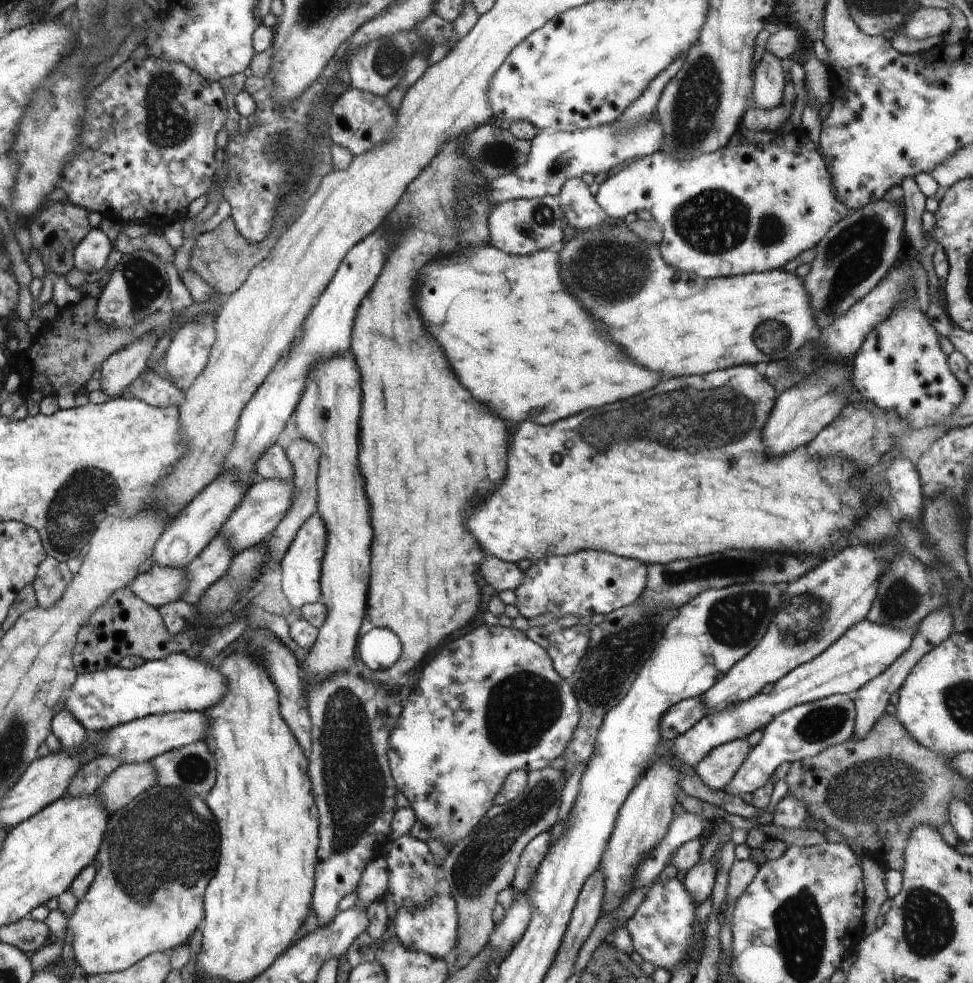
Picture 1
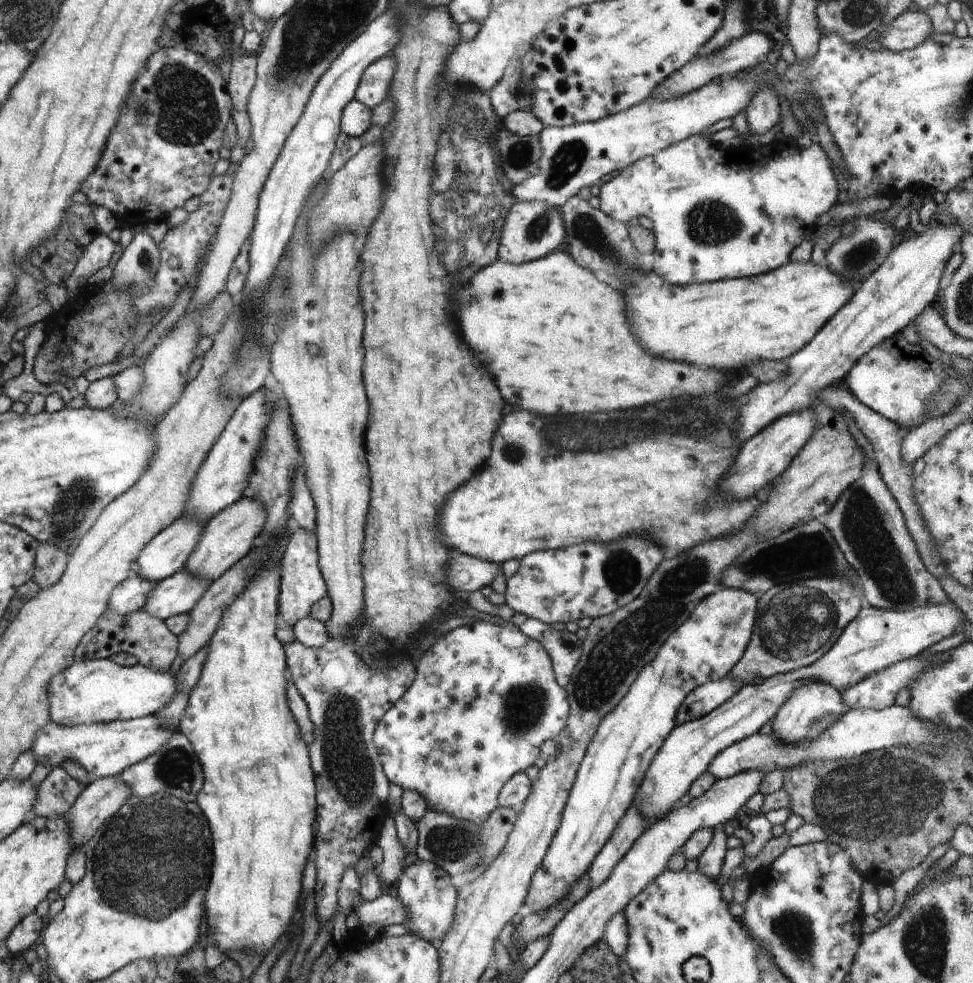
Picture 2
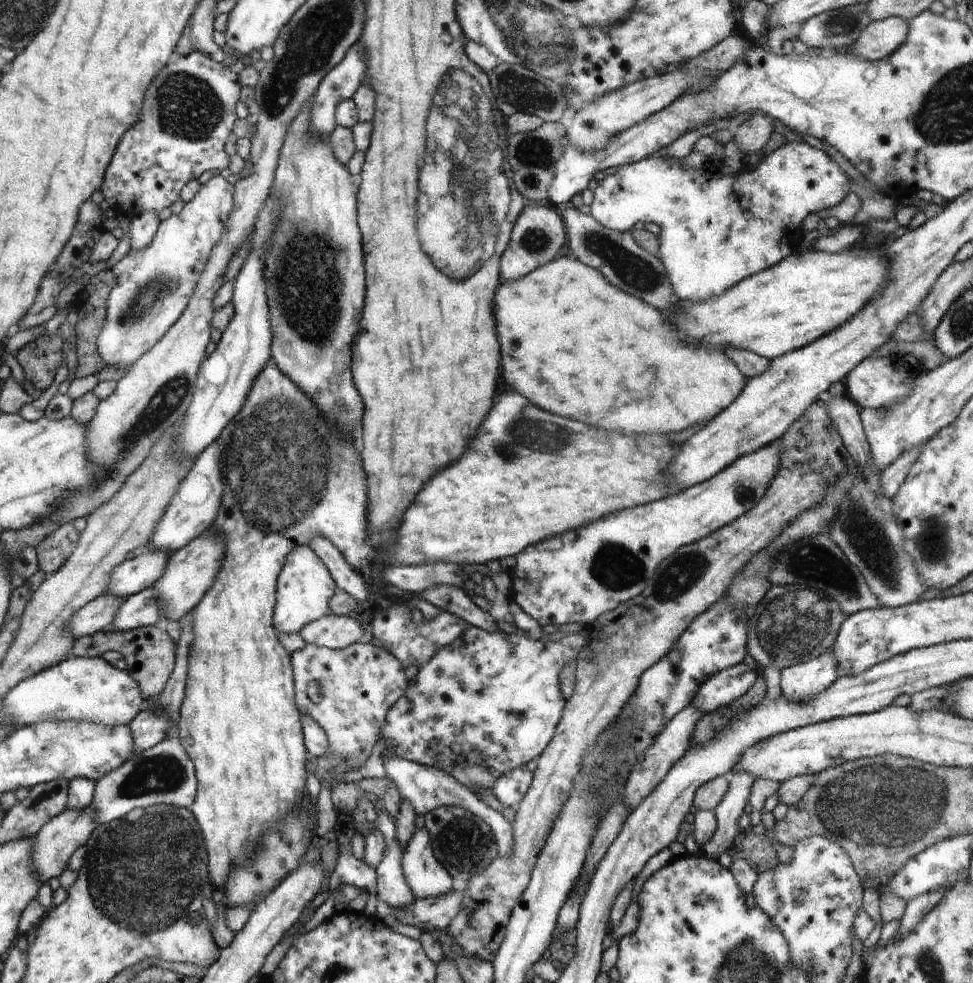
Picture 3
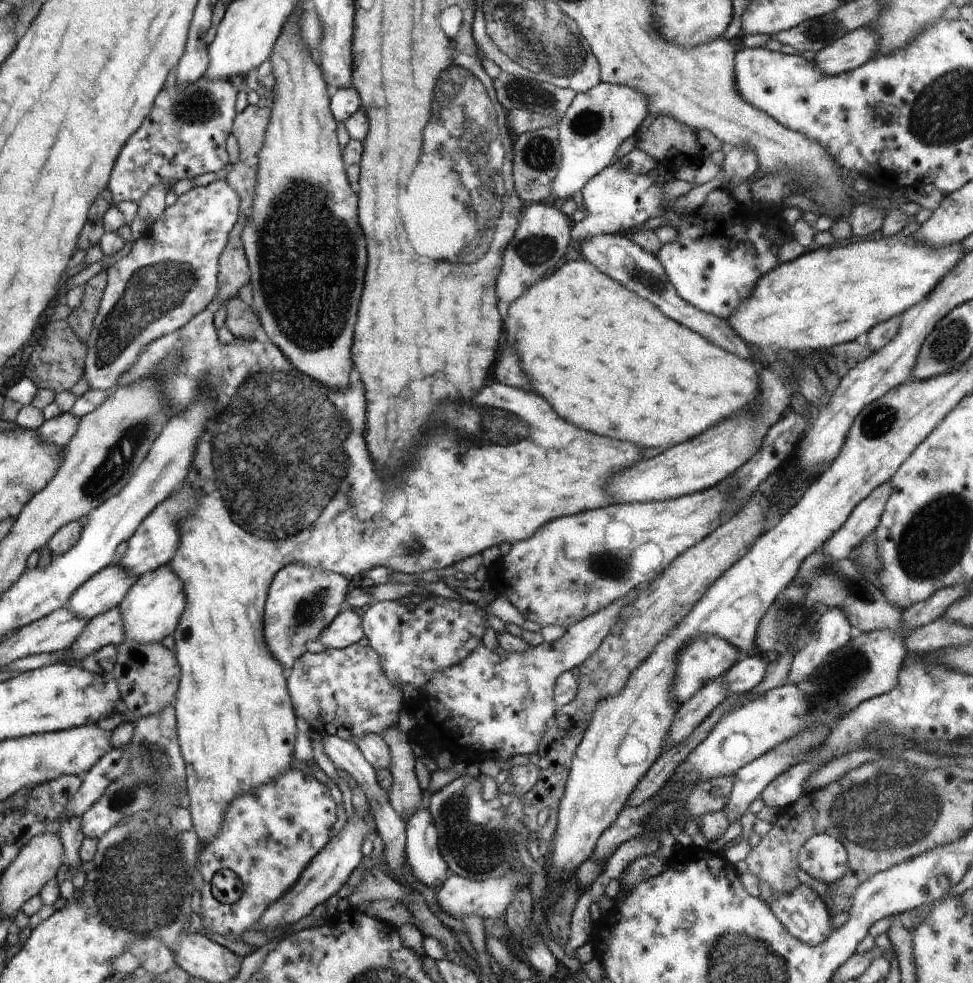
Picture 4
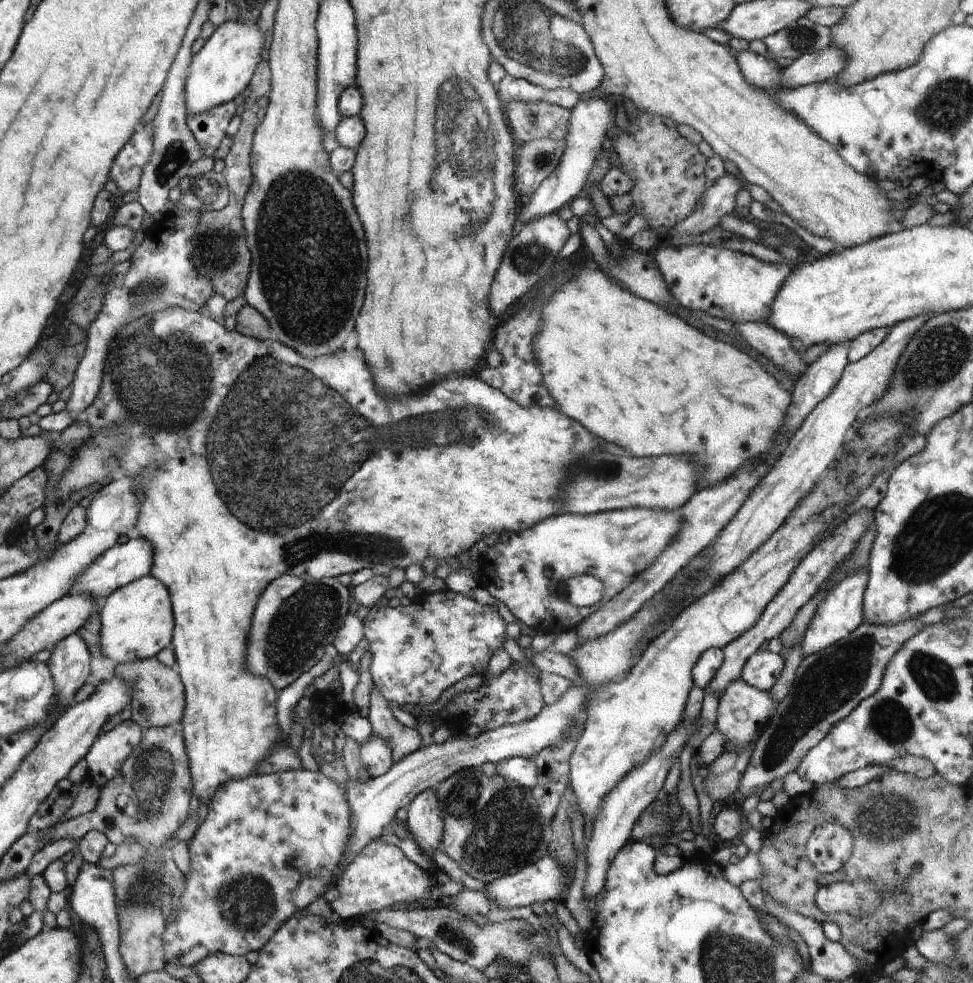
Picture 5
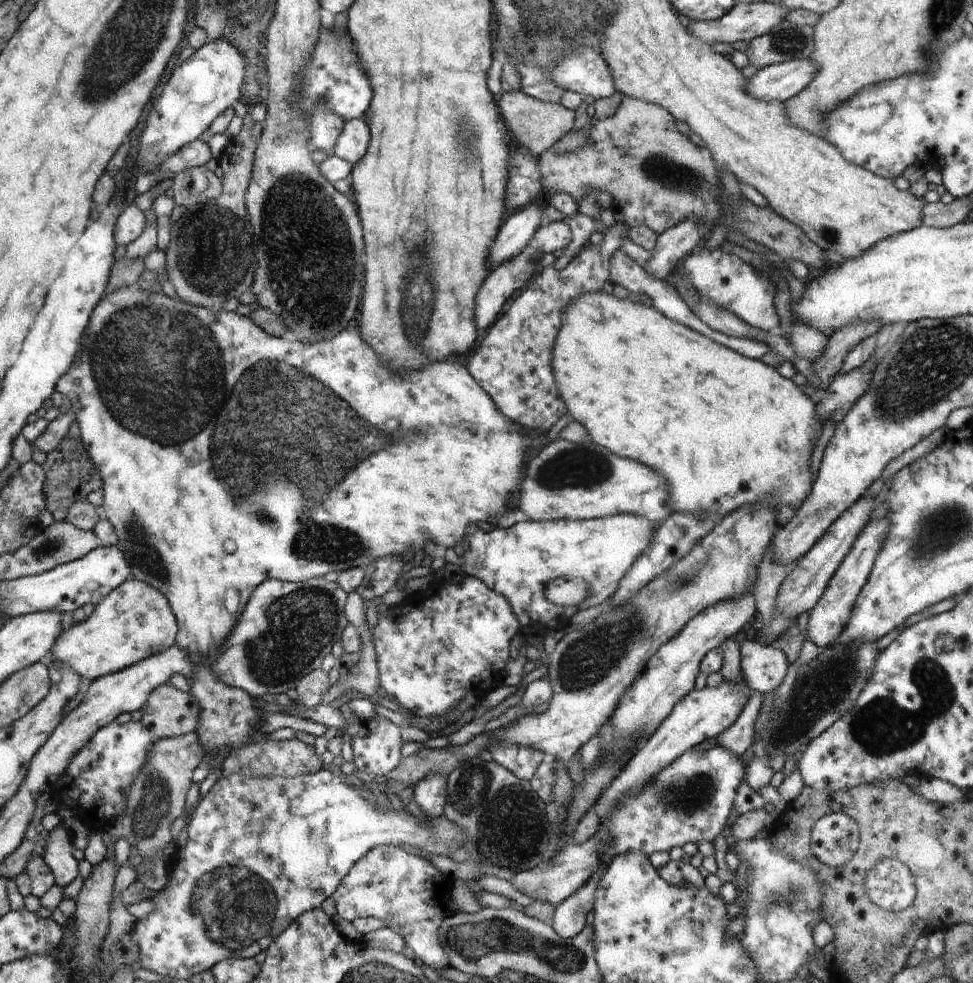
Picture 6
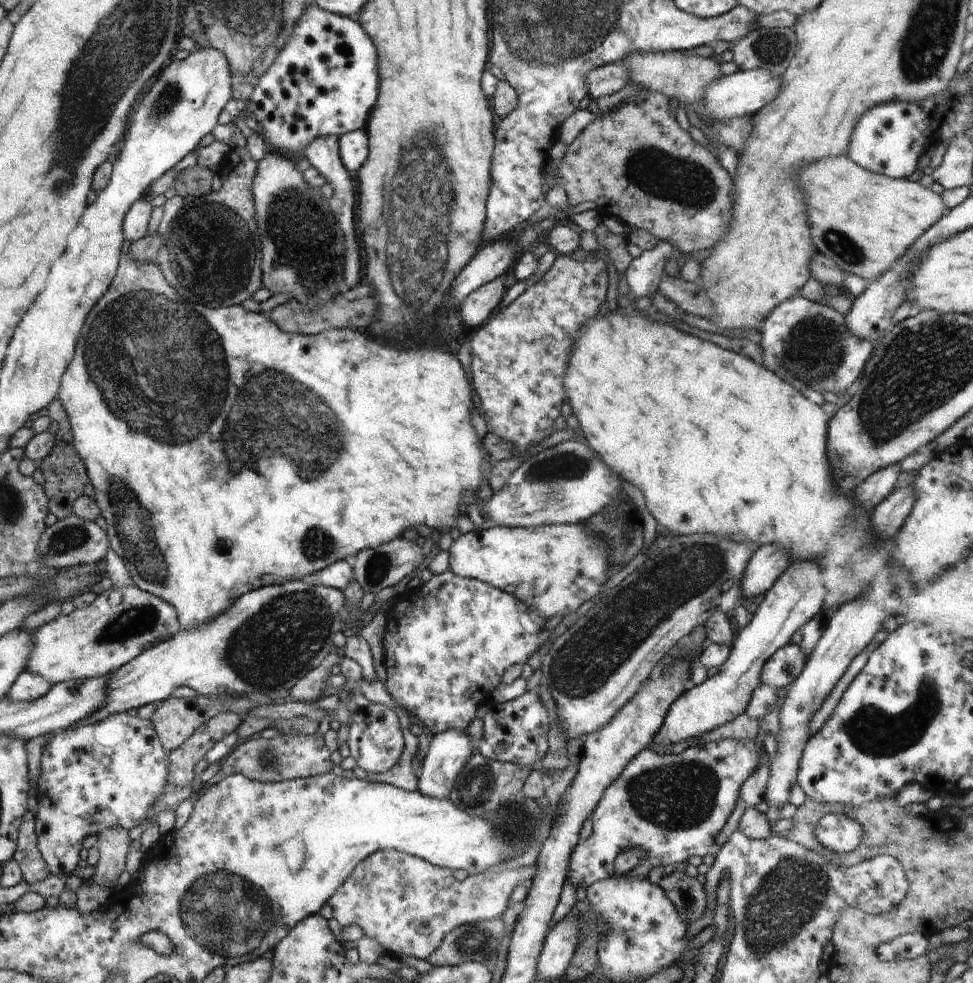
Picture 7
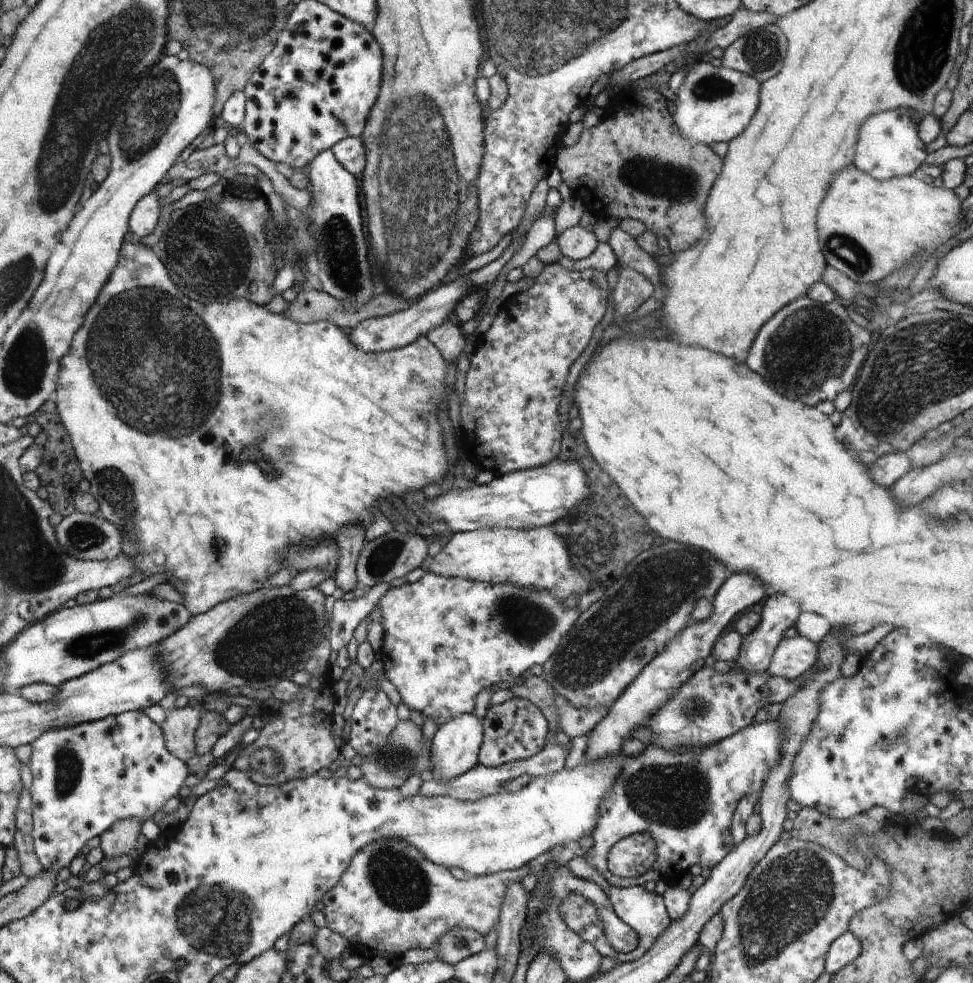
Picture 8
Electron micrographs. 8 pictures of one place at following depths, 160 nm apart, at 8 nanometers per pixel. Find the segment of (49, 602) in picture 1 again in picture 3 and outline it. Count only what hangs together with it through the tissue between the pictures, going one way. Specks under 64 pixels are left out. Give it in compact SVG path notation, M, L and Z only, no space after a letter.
M68 521L40 540L35 547L39 552L40 570L45 574L55 573L76 548L79 532Z

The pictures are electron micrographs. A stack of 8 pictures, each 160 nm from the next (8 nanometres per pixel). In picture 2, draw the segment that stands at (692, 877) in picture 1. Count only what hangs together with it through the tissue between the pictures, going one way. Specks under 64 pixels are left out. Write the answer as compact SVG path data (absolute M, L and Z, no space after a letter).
M718 825L713 830L713 837L706 850L697 858L697 870L704 873L710 879L719 878L723 862L727 853L726 840L728 836L724 833L725 826Z

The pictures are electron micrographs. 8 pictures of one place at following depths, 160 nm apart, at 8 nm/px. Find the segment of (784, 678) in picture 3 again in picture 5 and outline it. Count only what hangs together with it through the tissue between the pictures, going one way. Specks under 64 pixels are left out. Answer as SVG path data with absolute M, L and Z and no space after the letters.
M867 568L861 569L852 575L848 575L845 581L834 585L829 594L825 596L825 599L818 605L814 618L809 622L803 636L801 649L804 657L816 654L816 652L838 642L865 622L863 594L867 587L867 578Z

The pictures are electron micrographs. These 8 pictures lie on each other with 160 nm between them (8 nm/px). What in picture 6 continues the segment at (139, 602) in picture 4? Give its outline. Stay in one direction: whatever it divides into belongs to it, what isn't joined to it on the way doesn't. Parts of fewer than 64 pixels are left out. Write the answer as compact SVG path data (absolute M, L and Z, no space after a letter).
M128 578L95 606L90 618L61 633L53 648L53 662L69 664L84 678L100 679L168 650L178 634L178 621L167 597L152 585Z

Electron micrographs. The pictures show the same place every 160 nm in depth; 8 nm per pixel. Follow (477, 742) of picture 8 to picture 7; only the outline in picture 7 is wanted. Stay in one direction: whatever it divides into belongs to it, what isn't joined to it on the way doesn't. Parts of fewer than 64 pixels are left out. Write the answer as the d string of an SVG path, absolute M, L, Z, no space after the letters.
M448 729L434 735L423 759L417 791L427 797L448 799L456 776L472 754L468 732Z

